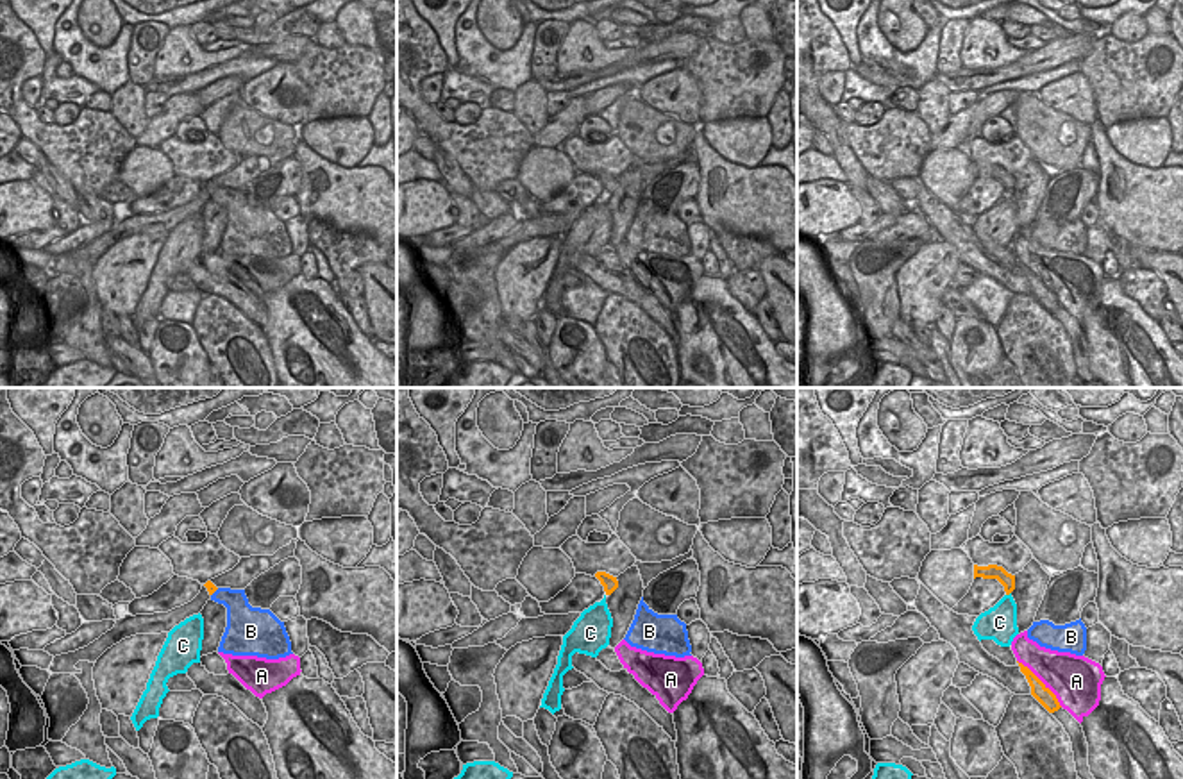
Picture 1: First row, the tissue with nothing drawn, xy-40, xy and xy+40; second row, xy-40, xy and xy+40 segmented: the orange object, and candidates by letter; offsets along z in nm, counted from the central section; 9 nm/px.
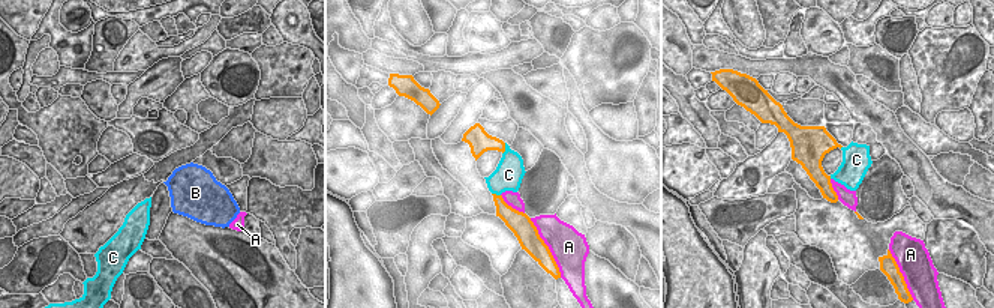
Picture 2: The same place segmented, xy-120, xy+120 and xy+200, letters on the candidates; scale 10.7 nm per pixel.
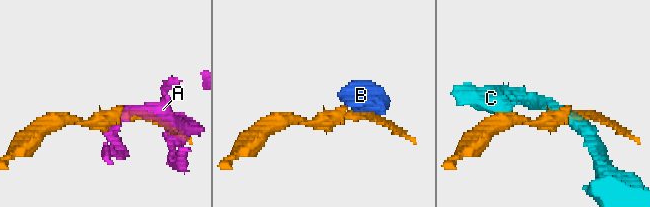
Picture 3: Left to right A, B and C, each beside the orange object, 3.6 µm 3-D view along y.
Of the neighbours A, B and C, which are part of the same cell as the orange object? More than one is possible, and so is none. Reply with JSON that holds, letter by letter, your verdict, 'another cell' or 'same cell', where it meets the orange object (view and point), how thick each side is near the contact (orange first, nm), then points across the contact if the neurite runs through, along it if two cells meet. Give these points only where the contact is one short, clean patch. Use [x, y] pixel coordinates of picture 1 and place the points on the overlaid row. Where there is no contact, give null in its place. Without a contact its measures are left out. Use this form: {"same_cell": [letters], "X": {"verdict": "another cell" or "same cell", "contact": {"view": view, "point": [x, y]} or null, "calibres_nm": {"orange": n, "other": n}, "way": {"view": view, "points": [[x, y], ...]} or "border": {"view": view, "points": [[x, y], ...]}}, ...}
{"same_cell": ["B"], "A": {"verdict": "another cell", "contact": {"view": "xy+40", "point": [1042, 683]}, "calibres_nm": {"orange": 160, "other": 400}}, "B": {"verdict": "same cell", "contact": {"view": "xy-40", "point": [215, 590]}, "calibres_nm": {"orange": 90, "other": 220}, "way": {"view": "xy-40", "points": [[211, 588], [215, 590], [236, 603]]}}, "C": {"verdict": "another cell", "contact": {"view": "xy+40", "point": [1008, 594]}, "calibres_nm": {"orange": 130, "other": 280}}}

